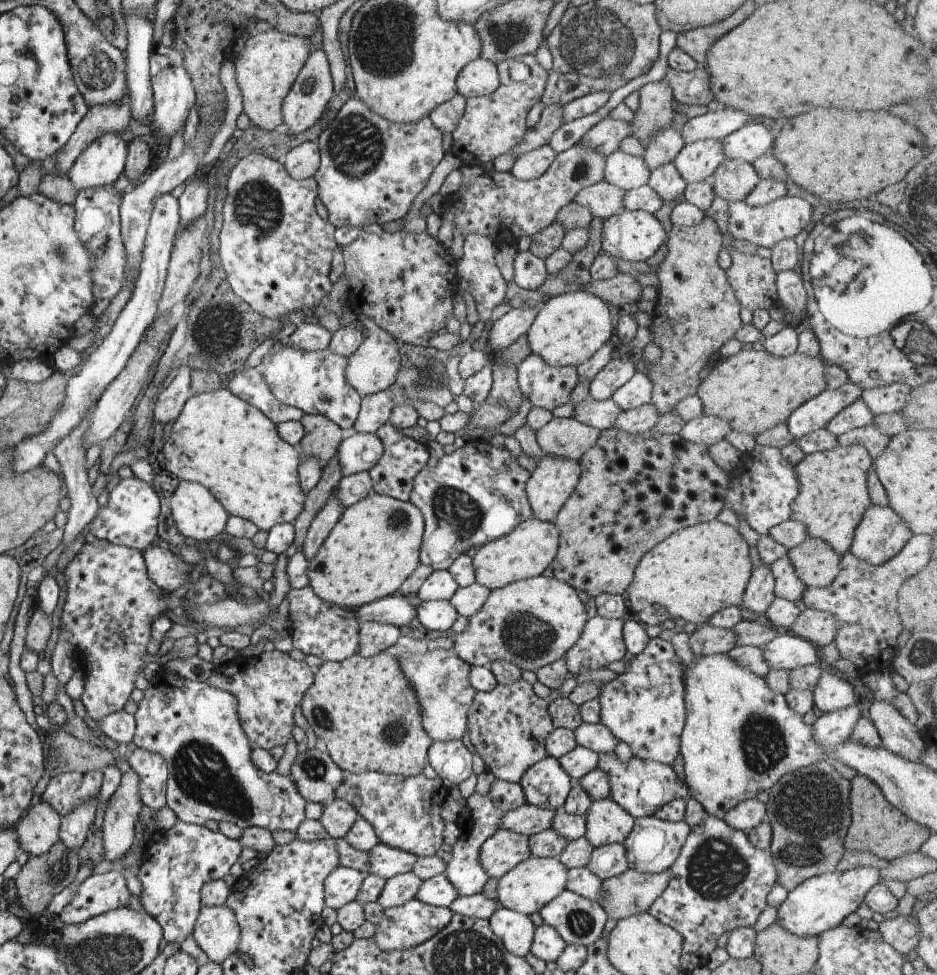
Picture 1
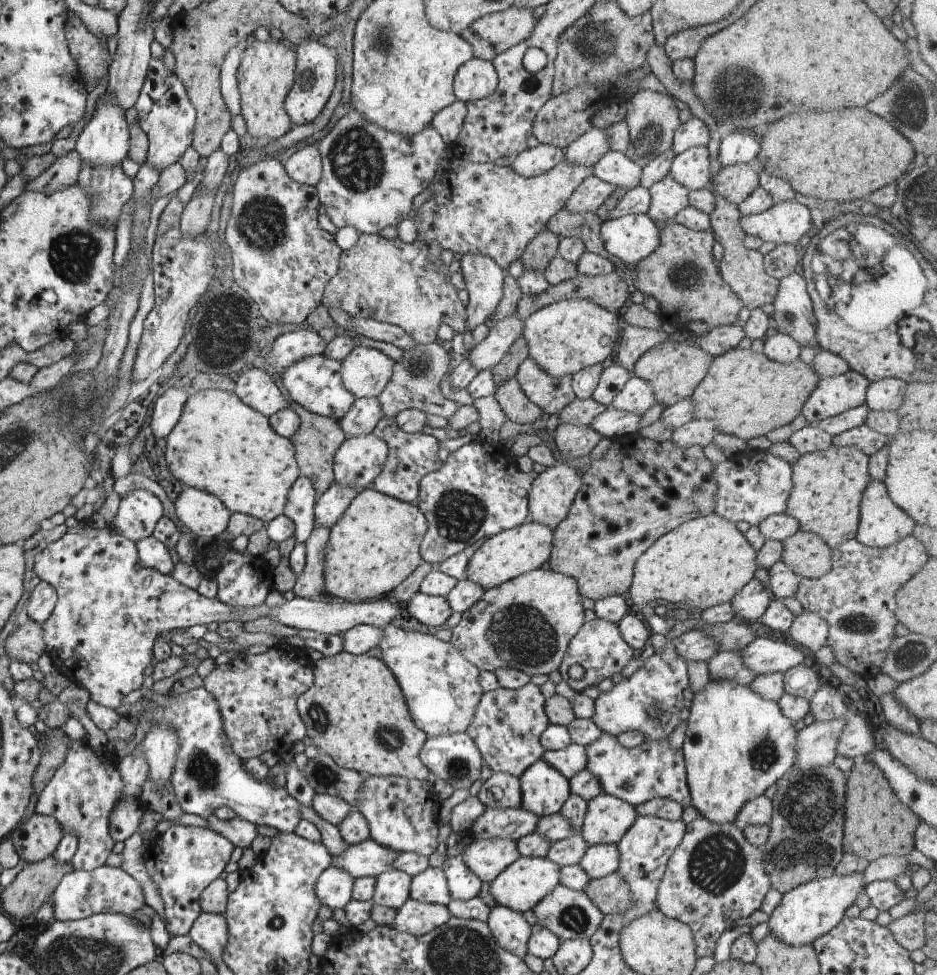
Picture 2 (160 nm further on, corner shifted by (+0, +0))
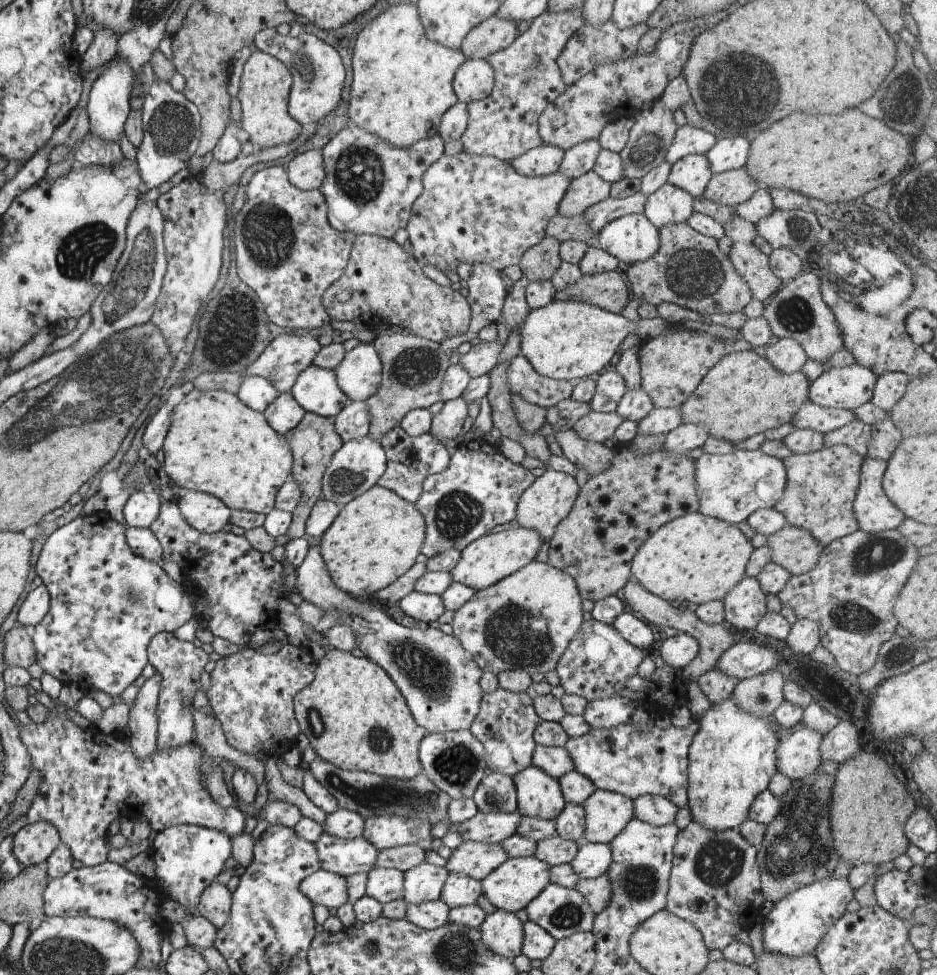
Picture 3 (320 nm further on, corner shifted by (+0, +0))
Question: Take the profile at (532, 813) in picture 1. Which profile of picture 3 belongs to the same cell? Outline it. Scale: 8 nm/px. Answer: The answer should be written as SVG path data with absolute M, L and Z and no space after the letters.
M480 811L472 818L457 825L456 831L460 833L464 841L499 844L516 833L516 827L521 818L518 811L488 814Z

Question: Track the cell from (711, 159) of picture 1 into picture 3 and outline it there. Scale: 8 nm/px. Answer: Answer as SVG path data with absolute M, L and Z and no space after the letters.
M688 155L671 166L667 182L698 198L703 196L712 175L705 155Z

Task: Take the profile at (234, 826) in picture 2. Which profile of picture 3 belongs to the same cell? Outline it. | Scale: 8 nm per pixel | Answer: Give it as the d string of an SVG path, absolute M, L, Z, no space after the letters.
M56 705L58 710L56 714L49 712L47 717L41 723L35 723L34 721L28 721L25 725L22 724L21 739L25 743L26 748L29 750L32 758L33 768L41 774L41 783L37 790L37 795L34 797L32 804L28 812L25 814L26 822L35 823L38 821L46 821L52 823L59 832L61 842L70 847L73 853L73 858L78 865L84 867L95 867L106 862L106 854L108 854L108 842L106 842L106 830L114 821L118 821L119 818L126 818L129 816L131 819L139 820L146 819L154 832L166 830L167 828L176 825L198 825L207 829L216 829L224 834L227 834L230 838L234 835L240 835L244 832L244 822L247 815L238 809L238 807L226 807L220 806L212 797L204 783L204 774L201 772L201 764L203 763L202 755L203 750L194 741L186 743L172 749L157 749L150 756L139 759L138 754L135 754L131 746L130 734L124 732L114 732L112 734L106 734L103 730L95 728L93 725L89 727L80 727L75 724L66 713L65 705Z

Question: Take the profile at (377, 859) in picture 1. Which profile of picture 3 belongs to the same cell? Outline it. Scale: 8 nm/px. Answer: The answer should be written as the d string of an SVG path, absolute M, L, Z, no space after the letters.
M323 832L315 842L317 855L321 868L343 877L349 877L356 873L367 873L376 868L375 860L380 852L371 845L363 836L355 839L343 839Z

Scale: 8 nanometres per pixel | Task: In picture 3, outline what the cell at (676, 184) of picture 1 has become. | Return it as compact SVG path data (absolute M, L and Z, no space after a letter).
M666 182L646 199L643 213L657 229L686 223L695 212L694 199L685 190Z

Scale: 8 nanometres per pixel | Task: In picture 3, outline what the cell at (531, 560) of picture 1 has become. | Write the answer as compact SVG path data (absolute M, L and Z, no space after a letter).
M520 525L518 528L485 534L461 550L458 564L450 572L452 580L478 592L532 562L543 543L536 531L524 529Z

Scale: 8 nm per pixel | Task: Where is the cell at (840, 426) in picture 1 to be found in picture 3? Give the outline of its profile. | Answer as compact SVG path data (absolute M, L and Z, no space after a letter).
M806 401L791 418L796 429L812 429L825 435L854 419L851 410L828 408Z

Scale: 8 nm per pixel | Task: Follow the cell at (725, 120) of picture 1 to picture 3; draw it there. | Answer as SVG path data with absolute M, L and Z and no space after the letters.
M683 125L677 127L665 160L671 165L688 155L705 155L714 146L716 137L698 127Z

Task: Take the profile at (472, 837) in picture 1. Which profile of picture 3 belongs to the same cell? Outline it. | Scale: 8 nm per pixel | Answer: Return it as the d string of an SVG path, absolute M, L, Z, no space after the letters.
M450 873L446 878L440 900L449 908L476 905L482 894L481 884L473 878Z

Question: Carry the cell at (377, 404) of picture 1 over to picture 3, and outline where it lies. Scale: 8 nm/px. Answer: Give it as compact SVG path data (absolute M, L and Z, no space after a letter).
M349 401L333 421L338 436L343 442L366 437L369 433L372 412L365 401Z

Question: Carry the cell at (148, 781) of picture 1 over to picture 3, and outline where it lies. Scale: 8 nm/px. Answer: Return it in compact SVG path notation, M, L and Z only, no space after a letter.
M161 632L153 638L149 646L150 664L161 676L159 701L157 704L158 715L158 749L172 749L180 745L193 742L194 721L193 713L187 699L193 702L194 695L200 685L200 674L204 672L204 666L208 664L208 654L202 647L194 646L193 642L182 641L174 636L174 633Z

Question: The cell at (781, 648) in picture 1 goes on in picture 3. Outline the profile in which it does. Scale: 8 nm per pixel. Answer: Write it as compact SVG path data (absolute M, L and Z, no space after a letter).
M754 642L734 643L723 652L716 668L738 680L770 671L777 666L778 653Z

